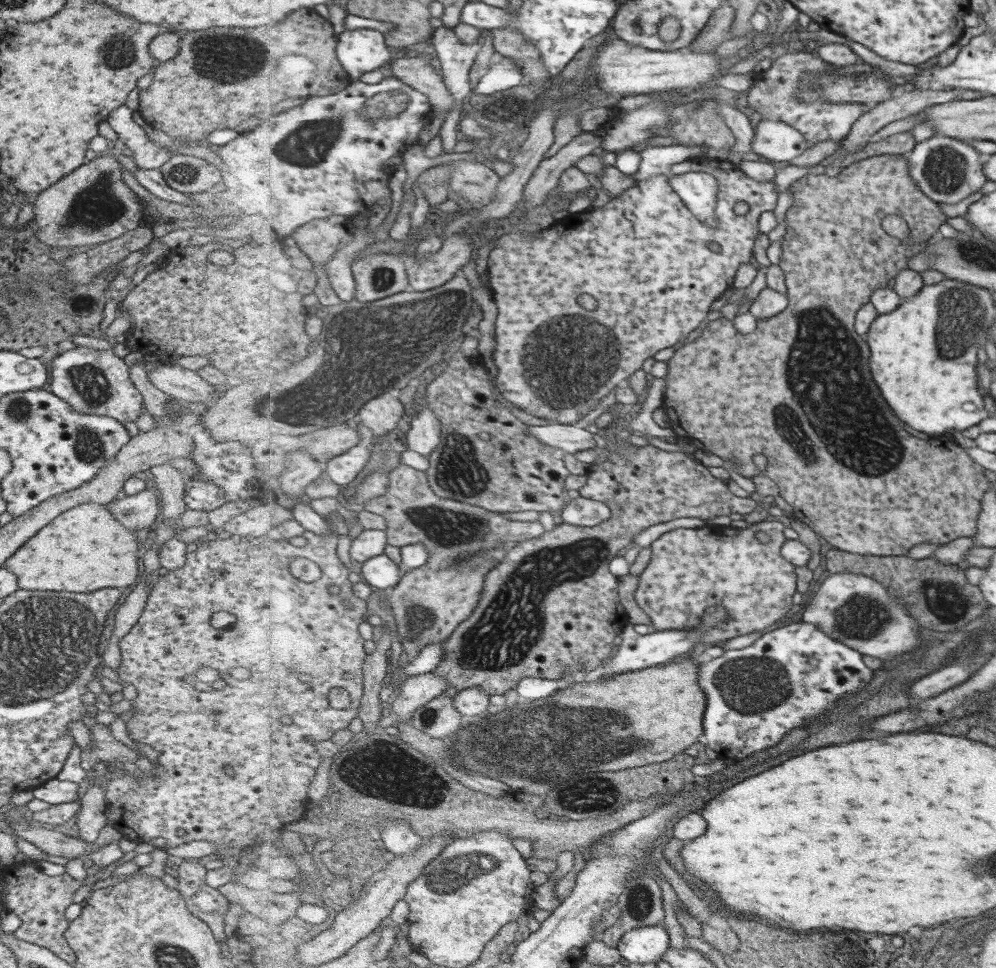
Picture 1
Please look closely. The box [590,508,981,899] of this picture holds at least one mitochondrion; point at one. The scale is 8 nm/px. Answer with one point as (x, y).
(753, 685)

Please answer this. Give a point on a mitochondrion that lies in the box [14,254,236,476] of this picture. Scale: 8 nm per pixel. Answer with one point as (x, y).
(90, 383)

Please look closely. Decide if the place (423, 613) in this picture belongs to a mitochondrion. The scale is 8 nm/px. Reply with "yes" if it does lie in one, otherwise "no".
yes

